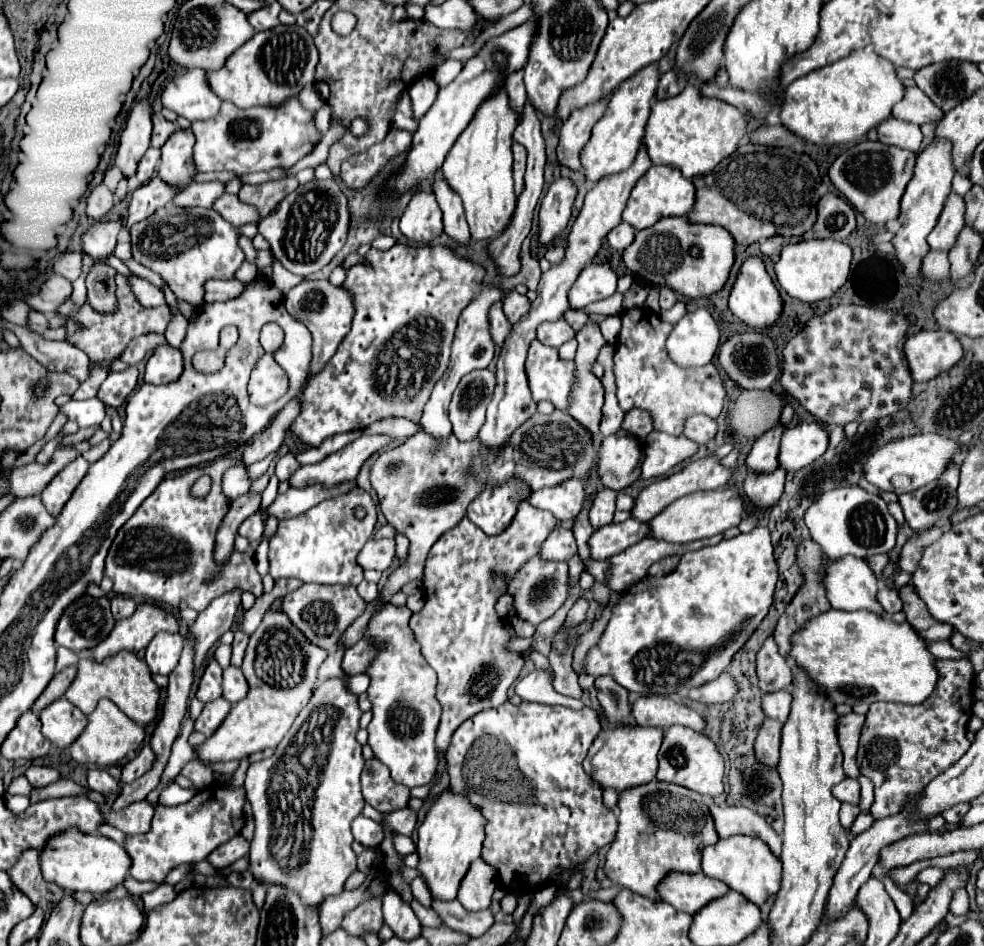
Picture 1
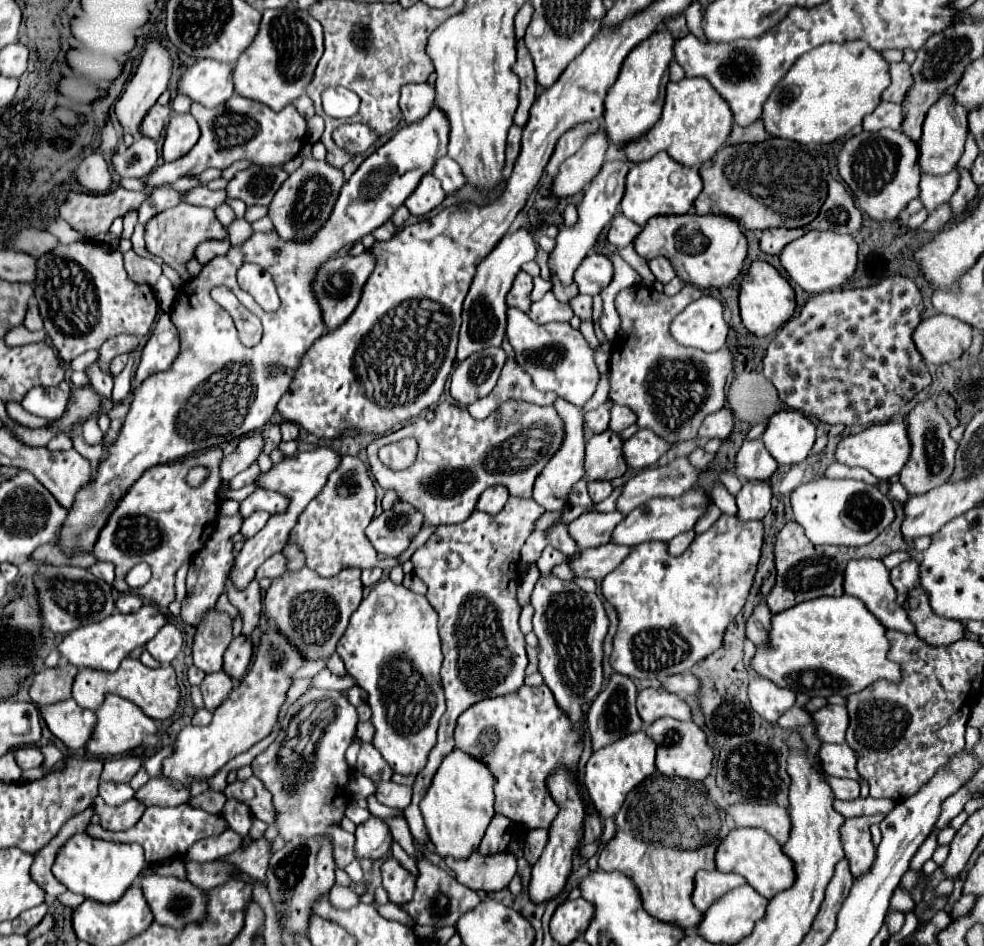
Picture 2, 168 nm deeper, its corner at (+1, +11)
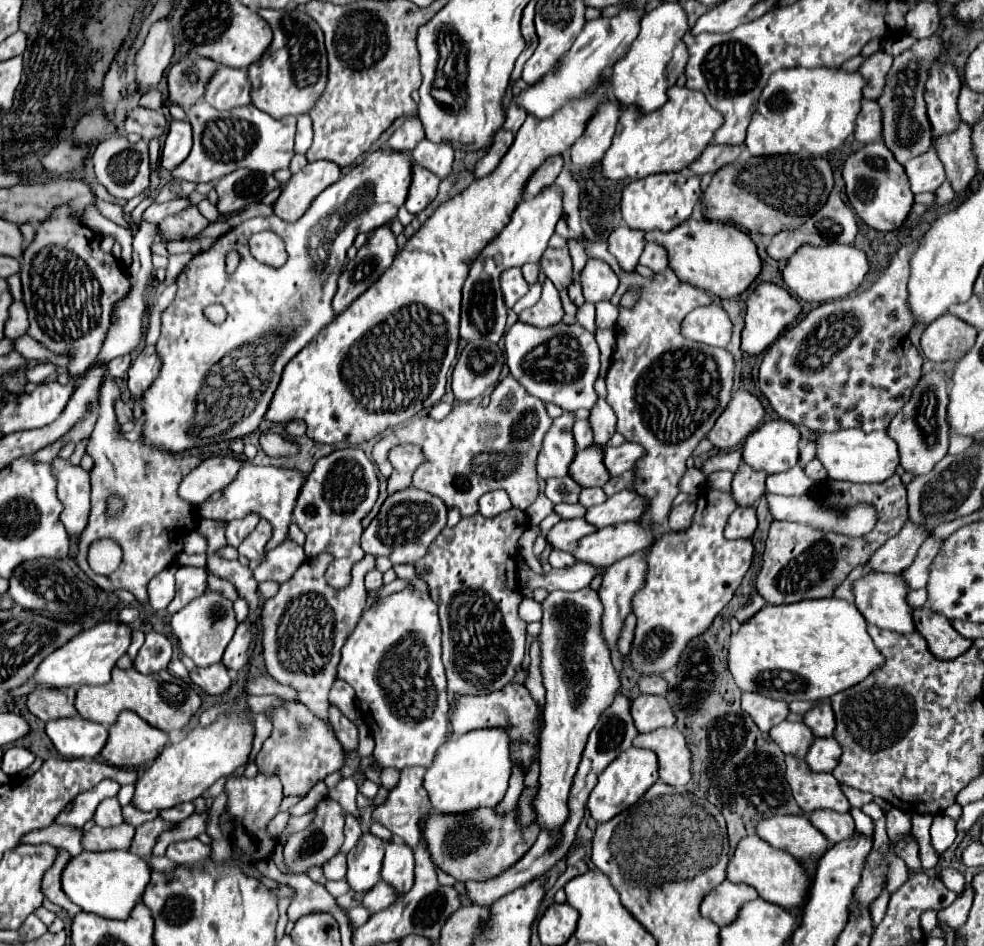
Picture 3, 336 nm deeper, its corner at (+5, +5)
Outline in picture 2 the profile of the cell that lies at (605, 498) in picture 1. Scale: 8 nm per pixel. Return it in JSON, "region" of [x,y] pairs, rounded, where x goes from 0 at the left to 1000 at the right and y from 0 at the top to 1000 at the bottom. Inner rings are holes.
{"region":[[[601,508],[599,511],[599,523],[605,532],[617,527],[621,523],[621,519],[623,519],[623,515],[619,508]]]}

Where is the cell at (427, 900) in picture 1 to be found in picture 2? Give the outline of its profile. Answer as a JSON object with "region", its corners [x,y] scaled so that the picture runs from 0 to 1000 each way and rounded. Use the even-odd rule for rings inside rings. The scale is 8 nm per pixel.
{"region":[[[410,859],[403,862],[403,864],[391,866],[391,870],[393,870],[399,887],[403,887],[405,893],[412,897],[413,902],[416,902],[416,905],[423,909],[422,895],[420,895],[420,883],[416,878],[416,872],[414,872]]]}

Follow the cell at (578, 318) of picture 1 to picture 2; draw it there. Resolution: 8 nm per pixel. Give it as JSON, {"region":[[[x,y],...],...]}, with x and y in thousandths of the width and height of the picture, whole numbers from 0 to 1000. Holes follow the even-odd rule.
{"region":[[[562,291],[562,310],[564,310],[564,314],[568,316],[568,318],[578,318],[580,314],[584,314],[586,312],[586,301],[584,301],[584,297],[580,299],[580,301],[572,301],[564,291]]]}

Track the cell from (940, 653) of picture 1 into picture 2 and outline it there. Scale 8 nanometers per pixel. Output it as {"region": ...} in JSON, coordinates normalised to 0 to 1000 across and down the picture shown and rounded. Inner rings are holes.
{"region":[[[873,591],[873,593],[863,593],[859,601],[859,627],[875,633],[879,642],[899,661],[901,665],[912,665],[918,669],[930,669],[928,659],[924,656],[920,644],[912,637],[912,625],[903,614],[903,601],[897,597],[897,593],[891,591]]]}

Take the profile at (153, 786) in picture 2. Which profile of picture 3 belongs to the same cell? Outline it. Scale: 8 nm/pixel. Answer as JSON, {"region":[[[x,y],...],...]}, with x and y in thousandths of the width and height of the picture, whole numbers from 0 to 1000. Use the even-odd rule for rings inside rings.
{"region":[[[131,849],[131,851],[125,853],[127,870],[131,870],[131,872],[135,872],[135,874],[141,874],[143,870],[153,868],[153,866],[158,866],[160,862],[162,862],[162,857],[143,857],[143,855],[137,853],[135,849]]]}

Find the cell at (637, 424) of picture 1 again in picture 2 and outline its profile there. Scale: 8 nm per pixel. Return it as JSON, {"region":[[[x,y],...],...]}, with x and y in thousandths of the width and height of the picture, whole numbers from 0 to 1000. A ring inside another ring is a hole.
{"region":[[[623,426],[621,428],[621,445],[619,445],[619,453],[623,453],[623,456],[633,456],[633,453],[637,453],[639,449],[643,449],[643,445],[647,445],[645,441],[643,441],[643,434],[639,432],[639,430],[633,430],[633,428],[627,428],[627,426]]]}

